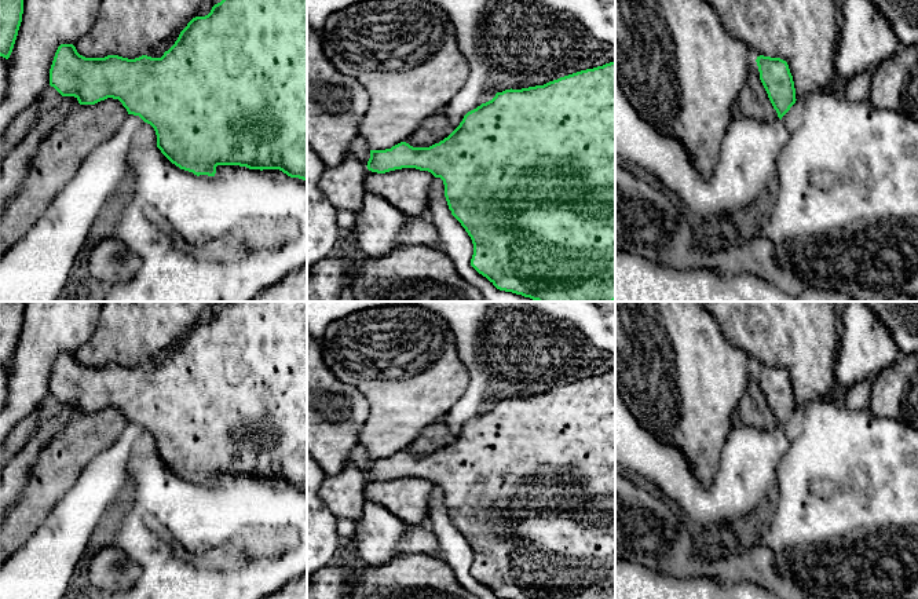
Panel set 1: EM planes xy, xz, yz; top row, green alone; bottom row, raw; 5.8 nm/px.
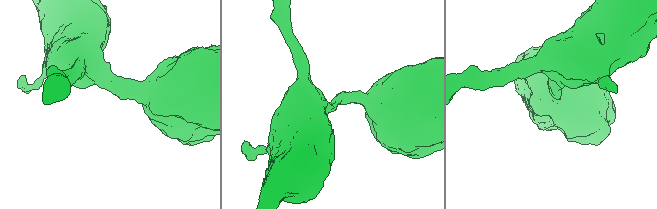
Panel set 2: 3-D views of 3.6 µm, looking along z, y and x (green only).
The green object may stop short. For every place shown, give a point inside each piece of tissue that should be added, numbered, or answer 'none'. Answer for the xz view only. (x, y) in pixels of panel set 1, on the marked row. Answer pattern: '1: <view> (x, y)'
none

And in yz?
none

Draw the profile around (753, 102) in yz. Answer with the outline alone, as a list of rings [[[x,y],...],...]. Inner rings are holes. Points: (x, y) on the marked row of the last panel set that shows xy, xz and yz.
[[[753,54],[749,67],[749,77],[738,95],[736,109],[749,118],[772,123],[779,117],[760,80],[760,72],[756,59],[757,56]]]

